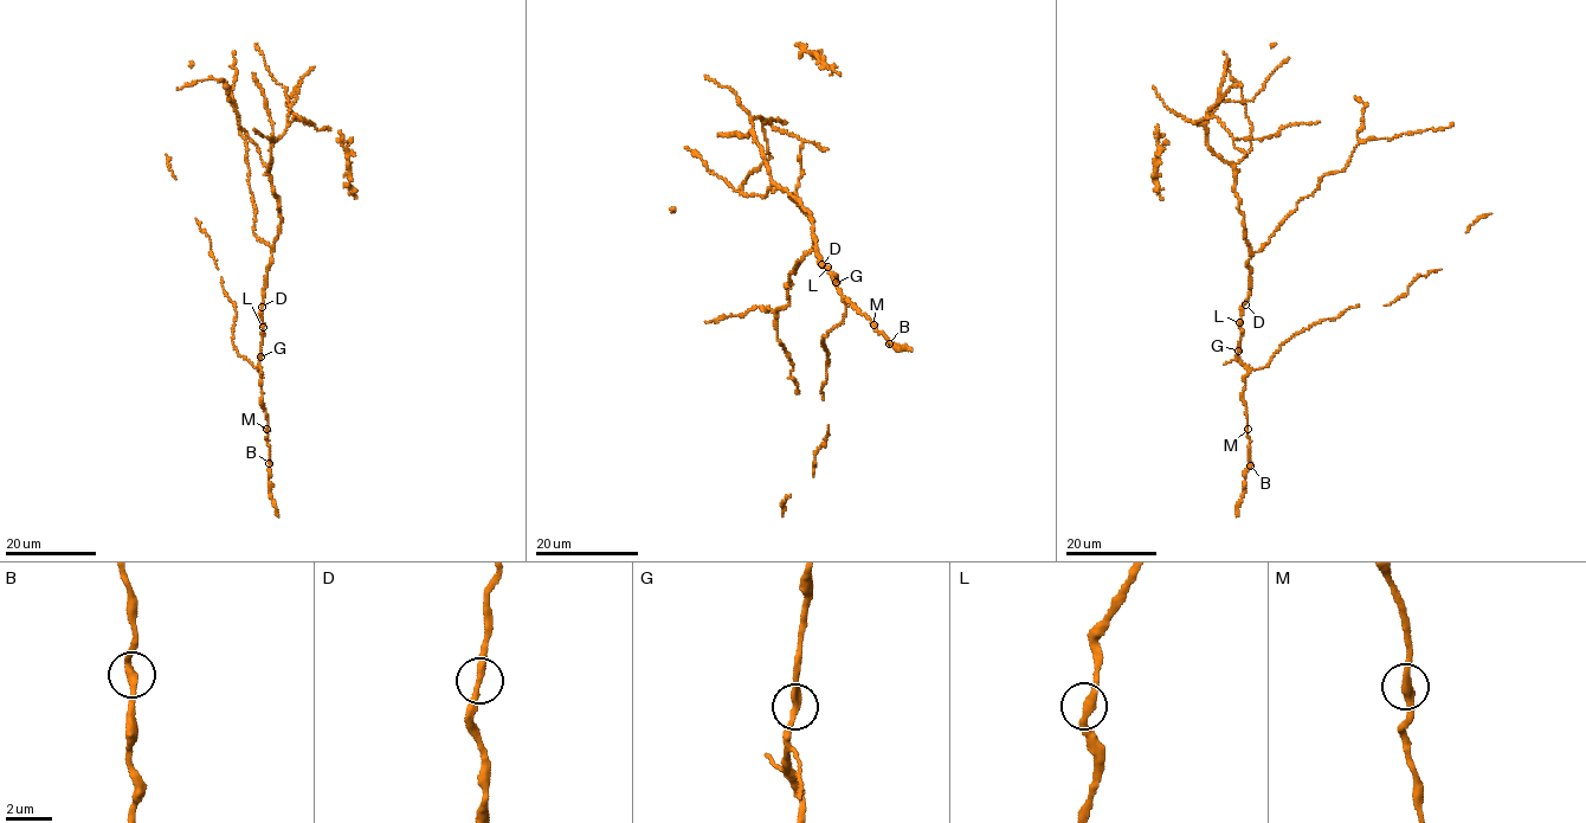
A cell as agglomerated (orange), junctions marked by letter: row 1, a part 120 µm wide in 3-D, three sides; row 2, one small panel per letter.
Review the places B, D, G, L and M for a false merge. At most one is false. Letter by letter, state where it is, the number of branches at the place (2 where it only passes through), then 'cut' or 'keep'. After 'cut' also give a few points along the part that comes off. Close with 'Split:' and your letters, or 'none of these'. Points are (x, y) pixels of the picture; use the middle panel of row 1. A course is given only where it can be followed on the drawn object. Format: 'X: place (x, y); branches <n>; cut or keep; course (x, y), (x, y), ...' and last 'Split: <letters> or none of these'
B: place (889, 344); branches 2; keep
D: place (821, 264); branches 2; keep
G: place (836, 282); branches 2; keep
L: place (827, 267); branches 2; keep
M: place (874, 325); branches 2; keep
Split: none of these

